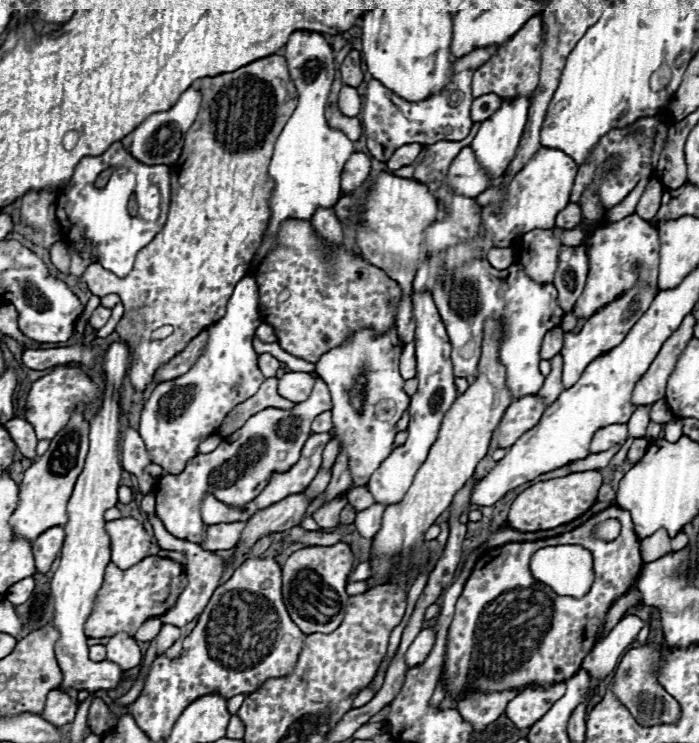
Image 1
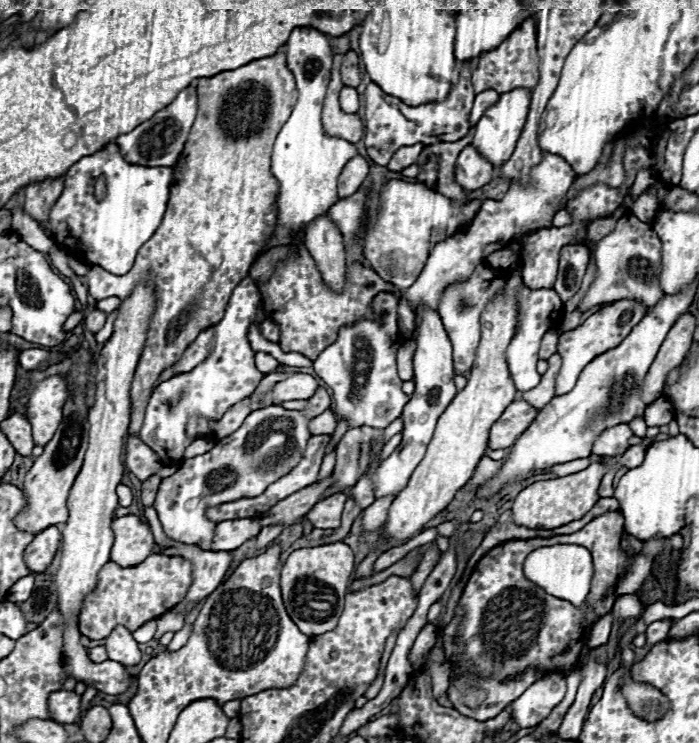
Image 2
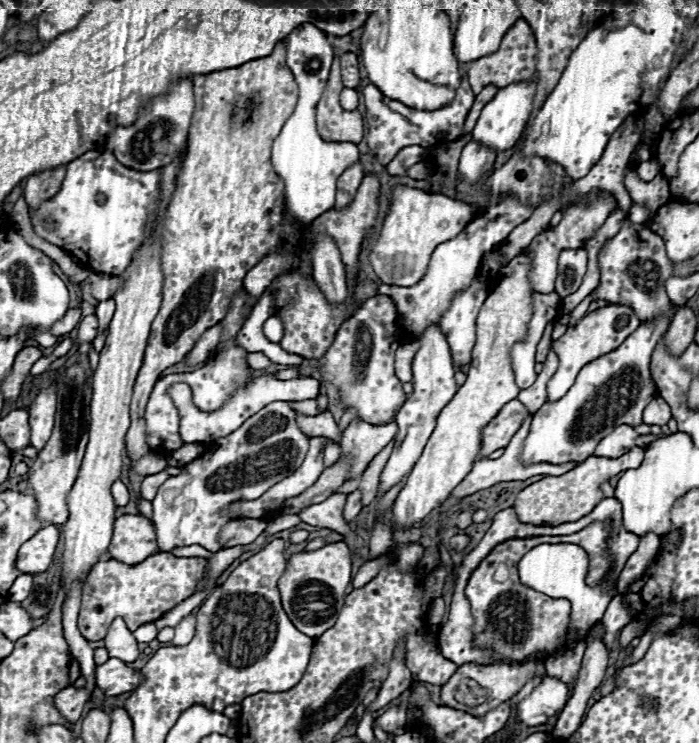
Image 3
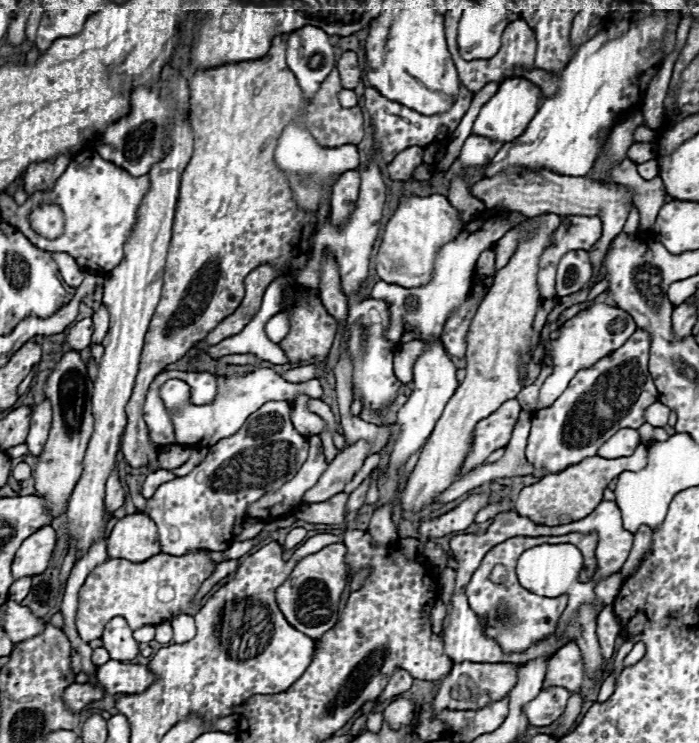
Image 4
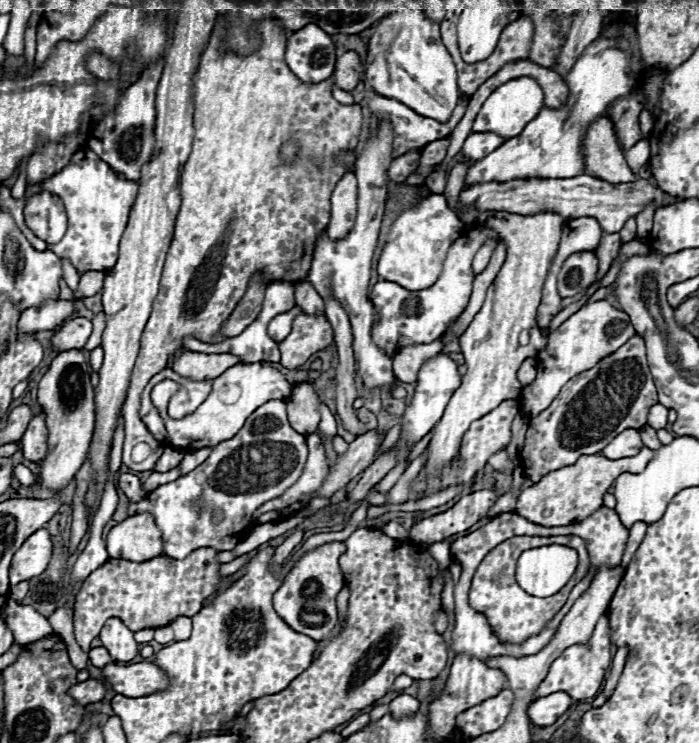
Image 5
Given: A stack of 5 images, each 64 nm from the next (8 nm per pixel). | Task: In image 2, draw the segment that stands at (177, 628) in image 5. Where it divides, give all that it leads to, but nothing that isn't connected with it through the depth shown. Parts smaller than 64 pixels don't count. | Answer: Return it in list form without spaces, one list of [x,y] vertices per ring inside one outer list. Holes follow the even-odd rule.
[[[184,624],[184,626],[174,634],[172,642],[170,642],[166,648],[168,648],[168,650],[178,650],[178,648],[182,648],[182,646],[188,642],[190,634],[192,634],[192,624]]]

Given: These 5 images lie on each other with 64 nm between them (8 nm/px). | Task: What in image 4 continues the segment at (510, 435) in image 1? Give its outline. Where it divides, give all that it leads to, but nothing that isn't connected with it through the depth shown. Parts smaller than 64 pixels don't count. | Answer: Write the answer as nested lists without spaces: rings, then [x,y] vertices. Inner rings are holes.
[[[506,400],[496,412],[492,412],[488,418],[480,420],[472,432],[472,444],[470,452],[464,458],[464,464],[460,468],[460,478],[472,472],[476,466],[484,464],[486,458],[498,450],[504,448],[510,440],[512,428],[518,420],[520,414],[520,404],[518,400]]]

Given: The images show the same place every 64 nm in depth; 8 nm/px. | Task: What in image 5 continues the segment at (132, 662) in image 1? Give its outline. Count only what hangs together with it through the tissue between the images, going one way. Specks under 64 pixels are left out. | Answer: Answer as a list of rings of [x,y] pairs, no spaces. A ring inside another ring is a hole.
[[[110,618],[104,624],[100,640],[116,662],[128,662],[138,654],[138,642],[134,640],[134,632],[130,632],[118,618]]]

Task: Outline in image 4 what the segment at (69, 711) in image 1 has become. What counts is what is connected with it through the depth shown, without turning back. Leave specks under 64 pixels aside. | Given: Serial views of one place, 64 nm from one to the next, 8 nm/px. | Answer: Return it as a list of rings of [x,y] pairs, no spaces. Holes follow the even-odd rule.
[[[72,684],[70,688],[66,688],[66,692],[62,694],[62,698],[66,700],[66,706],[74,712],[80,712],[84,706],[88,706],[94,700],[100,700],[104,696],[104,690],[96,684]]]

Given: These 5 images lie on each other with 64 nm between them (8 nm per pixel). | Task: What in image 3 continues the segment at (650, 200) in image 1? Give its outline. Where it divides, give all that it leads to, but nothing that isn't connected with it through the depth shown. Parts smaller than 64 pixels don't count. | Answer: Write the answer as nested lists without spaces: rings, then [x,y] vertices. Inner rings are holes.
[[[632,204],[632,208],[628,210],[628,222],[632,224],[644,224],[648,218],[648,210],[640,204]]]

